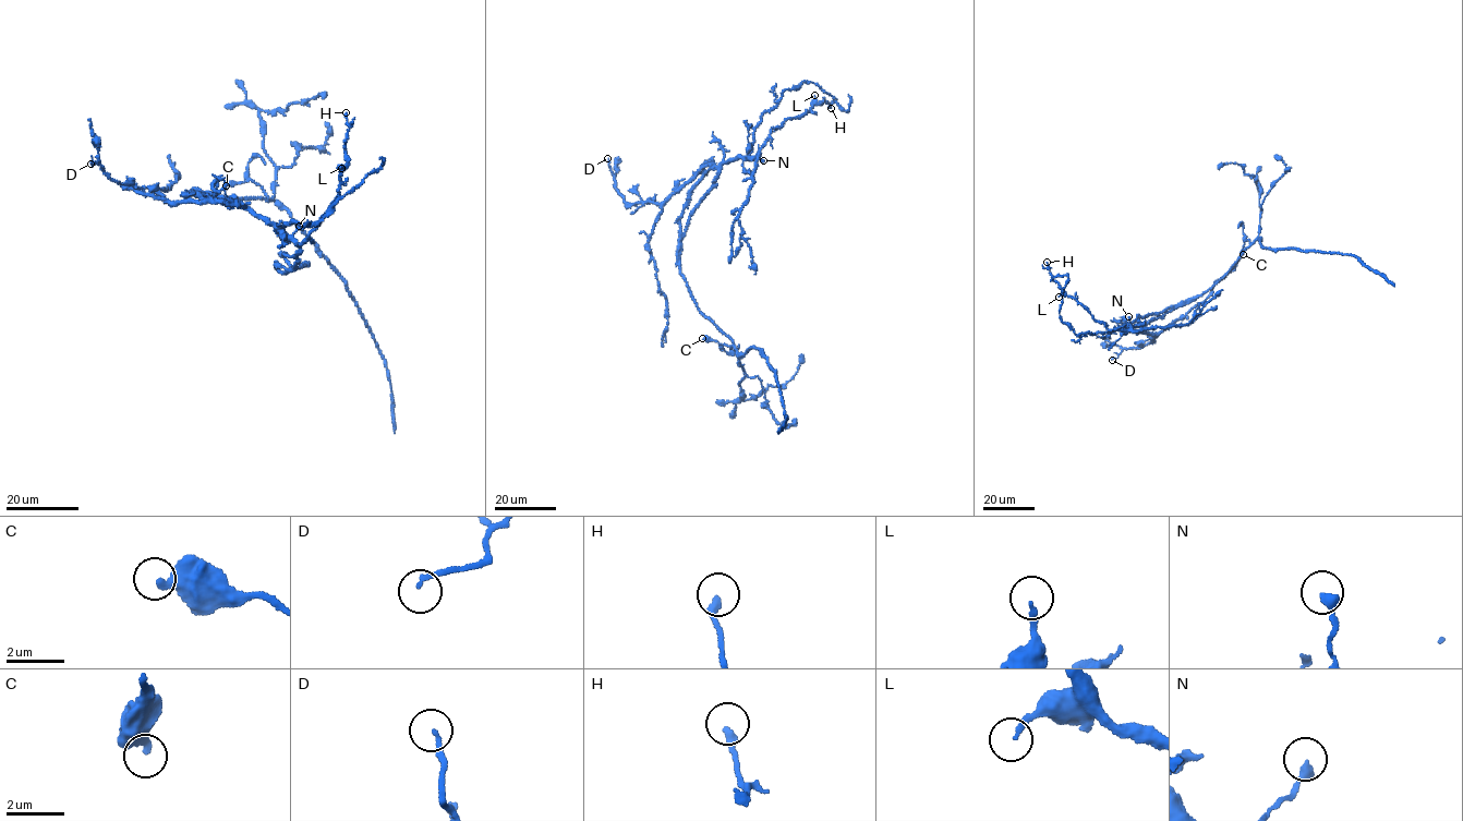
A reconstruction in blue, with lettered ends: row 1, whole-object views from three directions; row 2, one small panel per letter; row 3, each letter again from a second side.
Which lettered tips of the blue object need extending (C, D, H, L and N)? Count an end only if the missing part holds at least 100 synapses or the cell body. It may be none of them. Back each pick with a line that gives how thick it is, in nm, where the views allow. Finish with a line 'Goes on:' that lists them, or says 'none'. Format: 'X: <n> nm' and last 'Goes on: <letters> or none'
Goes on: none

